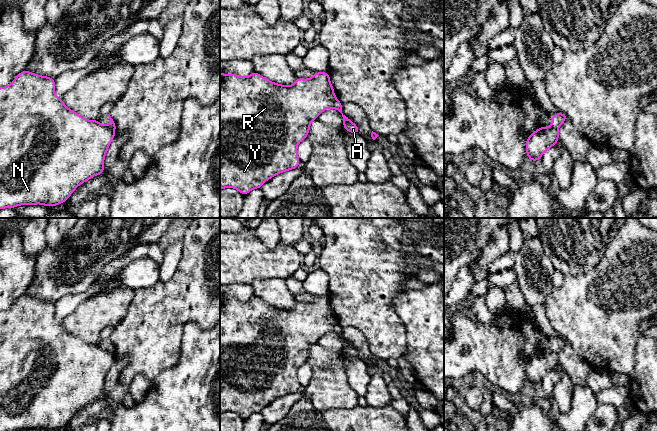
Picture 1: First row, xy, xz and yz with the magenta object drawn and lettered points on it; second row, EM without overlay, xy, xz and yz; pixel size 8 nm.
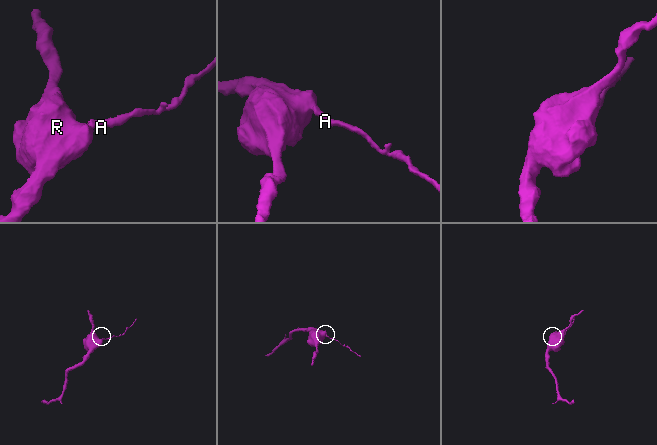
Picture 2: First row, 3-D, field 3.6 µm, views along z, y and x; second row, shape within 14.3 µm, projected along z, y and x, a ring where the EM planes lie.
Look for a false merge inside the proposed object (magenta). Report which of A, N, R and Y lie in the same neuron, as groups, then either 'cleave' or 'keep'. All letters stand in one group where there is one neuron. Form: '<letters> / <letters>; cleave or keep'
A / N R Y; cleave

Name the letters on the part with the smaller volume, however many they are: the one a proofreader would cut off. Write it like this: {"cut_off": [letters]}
{"cut_off": ["A"]}

